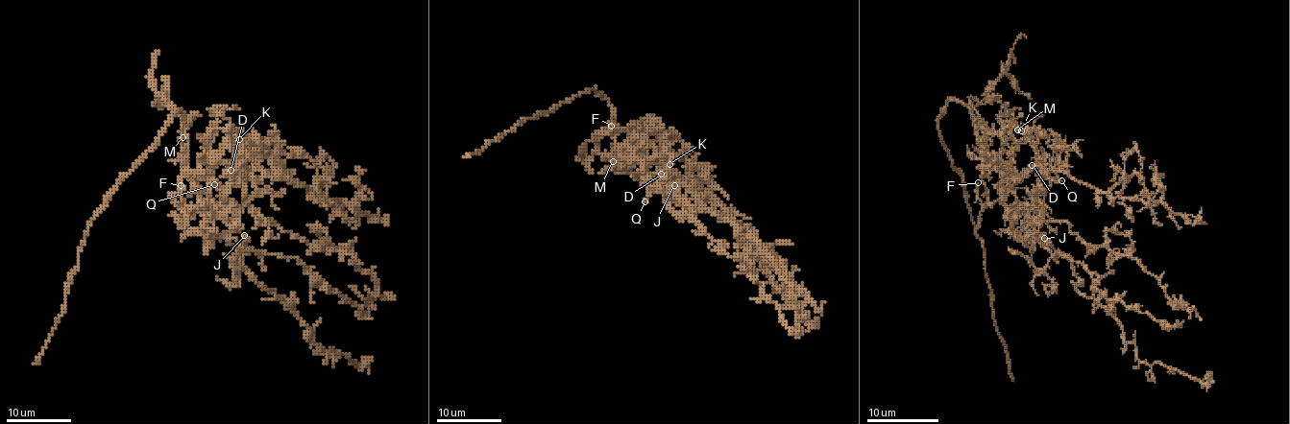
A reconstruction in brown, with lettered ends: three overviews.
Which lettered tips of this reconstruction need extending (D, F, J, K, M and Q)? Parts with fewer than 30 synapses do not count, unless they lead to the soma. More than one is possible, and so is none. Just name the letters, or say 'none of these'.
none of these

